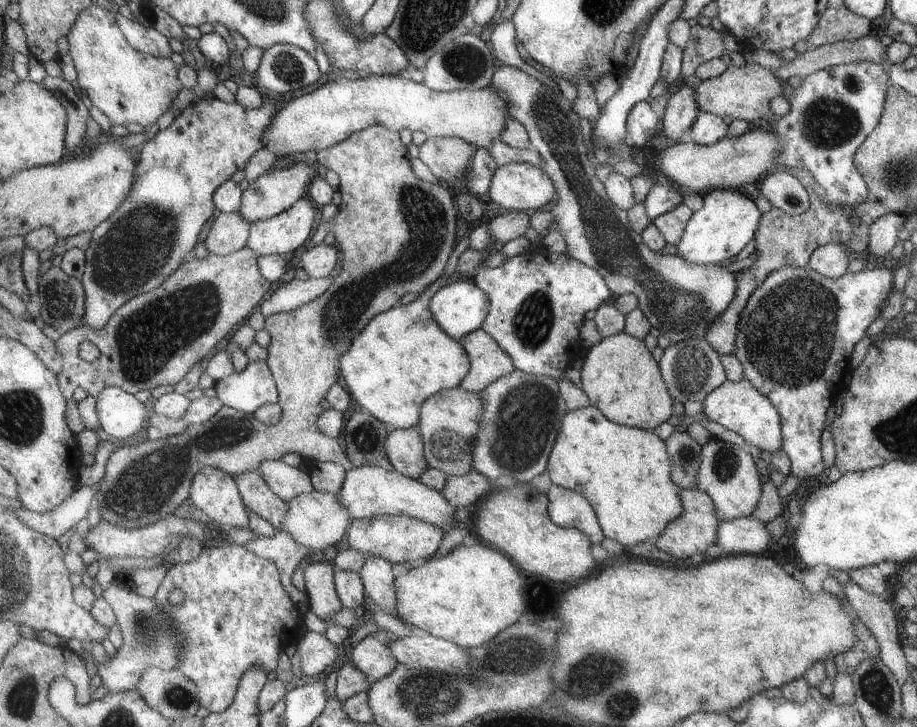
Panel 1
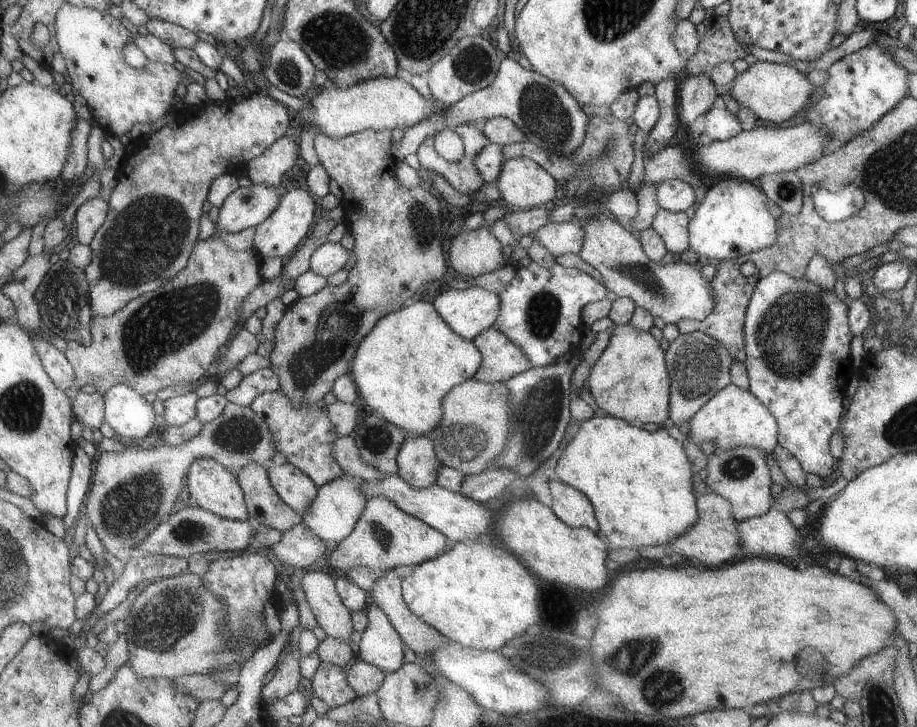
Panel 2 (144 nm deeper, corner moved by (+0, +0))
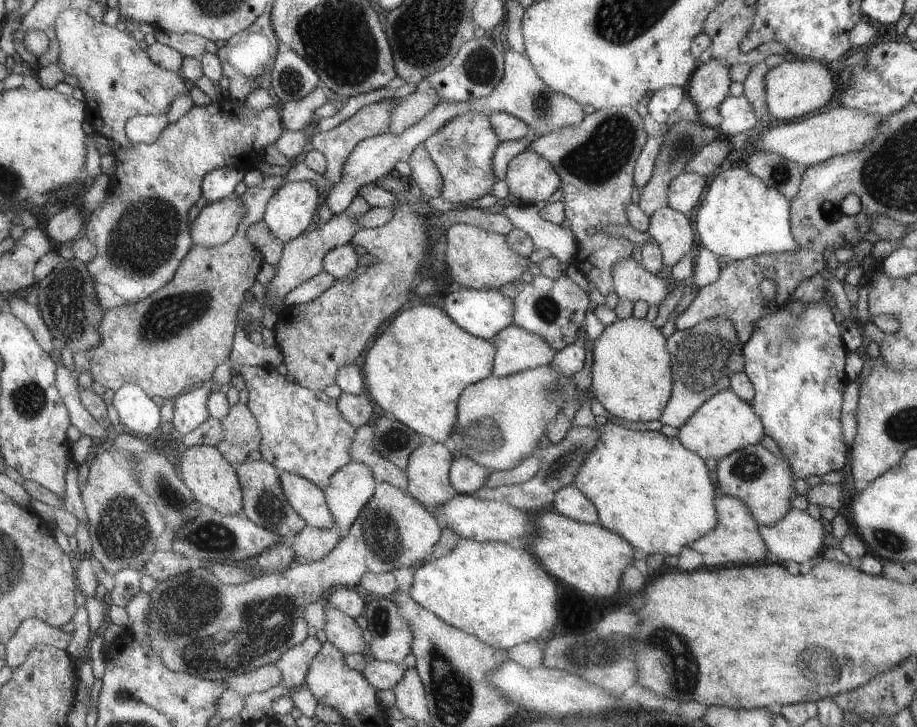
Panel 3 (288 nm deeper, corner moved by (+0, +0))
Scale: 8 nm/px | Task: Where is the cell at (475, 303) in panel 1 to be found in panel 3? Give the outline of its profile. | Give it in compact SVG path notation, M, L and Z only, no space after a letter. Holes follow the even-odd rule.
M461 288L459 292L453 292L445 298L445 306L443 306L449 316L461 324L467 332L471 332L477 338L483 340L493 340L495 336L499 336L499 332L511 328L515 324L515 312L517 312L517 304L513 298L503 296L501 292L487 292L487 290L465 290Z

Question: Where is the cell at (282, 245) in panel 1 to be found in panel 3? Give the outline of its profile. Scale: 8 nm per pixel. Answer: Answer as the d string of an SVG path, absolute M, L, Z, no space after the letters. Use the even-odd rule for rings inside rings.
M289 182L267 204L263 222L271 226L283 244L299 238L315 220L325 196L315 182Z

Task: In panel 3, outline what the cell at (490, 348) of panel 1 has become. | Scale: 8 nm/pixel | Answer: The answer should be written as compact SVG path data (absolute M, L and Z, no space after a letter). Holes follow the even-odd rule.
M515 324L499 332L499 336L495 336L493 342L499 346L493 376L499 378L547 366L555 360L555 356L559 356L559 352L551 346L547 338L527 328L519 328Z

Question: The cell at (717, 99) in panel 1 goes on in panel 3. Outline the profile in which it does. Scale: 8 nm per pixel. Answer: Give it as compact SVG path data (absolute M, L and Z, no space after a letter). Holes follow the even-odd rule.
M793 58L791 62L781 62L765 74L765 102L769 110L769 120L793 120L813 110L825 106L835 92L833 74L823 66L823 62Z

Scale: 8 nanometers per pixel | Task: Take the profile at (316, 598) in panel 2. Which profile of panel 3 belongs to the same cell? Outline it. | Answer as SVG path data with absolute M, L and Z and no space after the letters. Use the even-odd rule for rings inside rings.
M327 600L323 602L327 606L327 640L333 642L339 650L343 650L347 656L351 654L367 654L365 652L365 638L363 638L363 630L357 624L357 620L349 614L345 614L343 610L333 608L331 604L327 604Z

